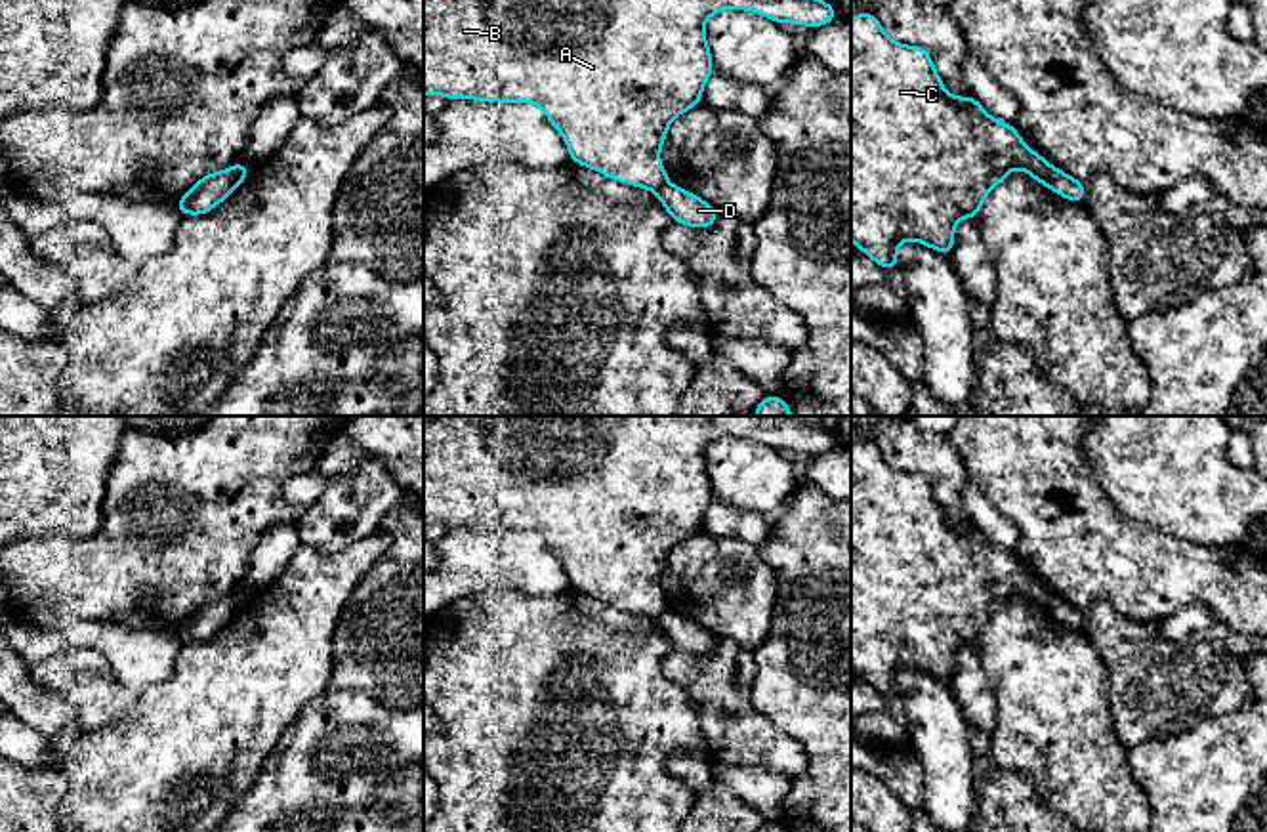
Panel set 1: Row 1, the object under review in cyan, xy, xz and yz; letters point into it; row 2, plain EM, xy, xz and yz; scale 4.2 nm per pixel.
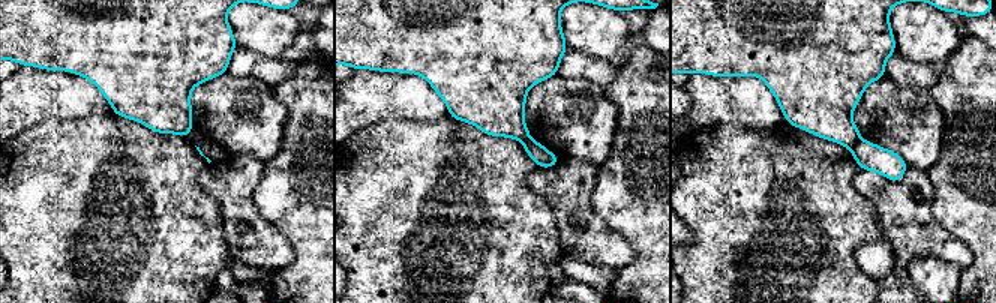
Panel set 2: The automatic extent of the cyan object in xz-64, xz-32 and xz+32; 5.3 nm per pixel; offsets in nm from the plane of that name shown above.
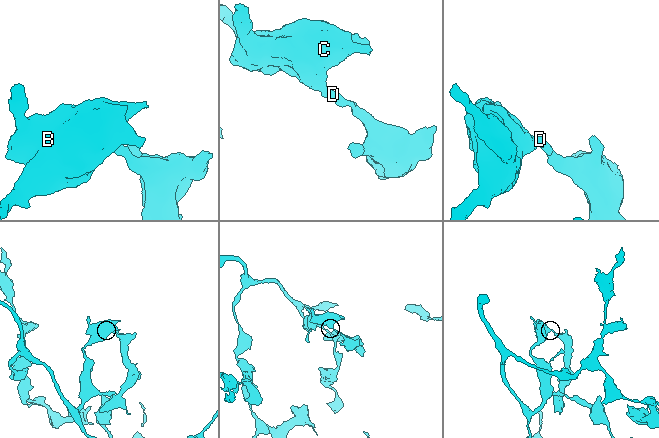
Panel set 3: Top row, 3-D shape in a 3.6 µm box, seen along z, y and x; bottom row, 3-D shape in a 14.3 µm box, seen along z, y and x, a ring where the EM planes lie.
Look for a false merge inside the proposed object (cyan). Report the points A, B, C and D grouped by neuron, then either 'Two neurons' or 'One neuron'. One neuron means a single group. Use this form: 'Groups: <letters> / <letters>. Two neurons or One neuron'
Groups: A B C / D. Two neurons

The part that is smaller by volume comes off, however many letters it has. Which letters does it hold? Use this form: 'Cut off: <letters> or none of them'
Cut off: D

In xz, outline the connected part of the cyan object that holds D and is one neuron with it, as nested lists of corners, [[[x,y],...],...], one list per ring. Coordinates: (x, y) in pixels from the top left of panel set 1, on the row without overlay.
[[[670,609],[656,620],[656,624],[666,639],[674,645],[674,651],[689,653],[695,656],[708,656],[717,647],[719,637],[716,637],[704,626]]]

